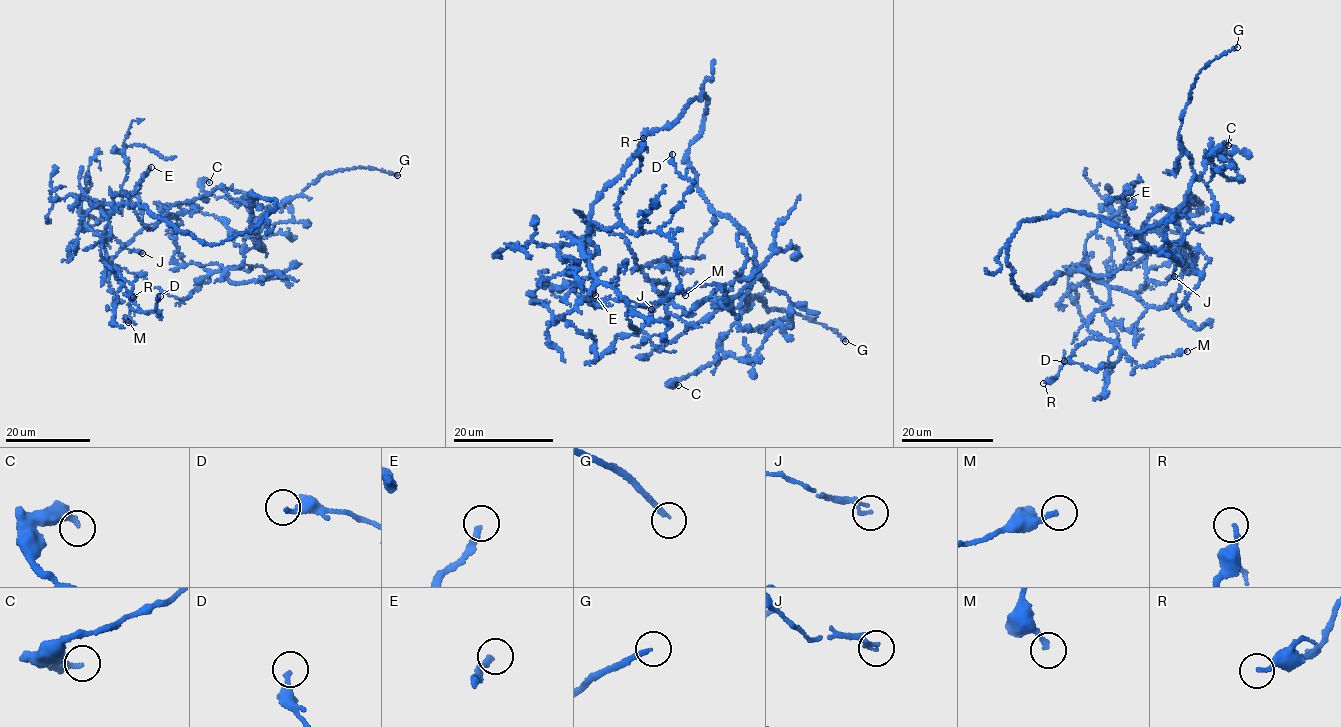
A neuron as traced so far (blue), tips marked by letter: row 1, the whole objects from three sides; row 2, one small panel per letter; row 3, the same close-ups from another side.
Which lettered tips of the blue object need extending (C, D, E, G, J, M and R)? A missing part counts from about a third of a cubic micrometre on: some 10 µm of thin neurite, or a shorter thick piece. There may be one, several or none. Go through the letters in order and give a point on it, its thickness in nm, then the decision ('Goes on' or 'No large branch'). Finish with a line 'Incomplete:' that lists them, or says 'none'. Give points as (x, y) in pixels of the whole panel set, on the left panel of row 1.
C: Place: (209, 182). Thickness 320 nm. No large branch
D: Place: (160, 296). Thickness 240 nm. No large branch
E: Place: (151, 167). Thickness 240 nm. Goes on
G: Place: (397, 175). Thickness 190 nm. Goes on
J: Place: (142, 253). Thickness 110 nm. No large branch
M: Place: (128, 322). Thickness 200 nm. No large branch
R: Place: (133, 297). Thickness 180 nm. No large branch
Incomplete: E, G

